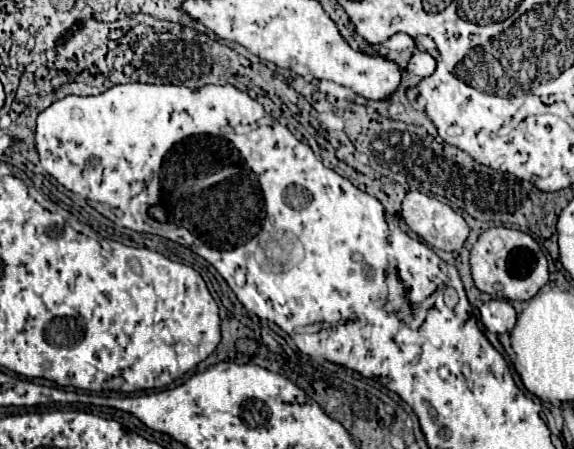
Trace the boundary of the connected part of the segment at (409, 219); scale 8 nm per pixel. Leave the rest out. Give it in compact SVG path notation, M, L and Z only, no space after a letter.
M410 191L406 193L402 201L402 217L408 223L408 227L420 235L428 245L442 249L442 251L456 251L462 247L462 243L468 237L468 225L460 213L456 213L450 205L438 201L436 197L424 195L420 191Z

